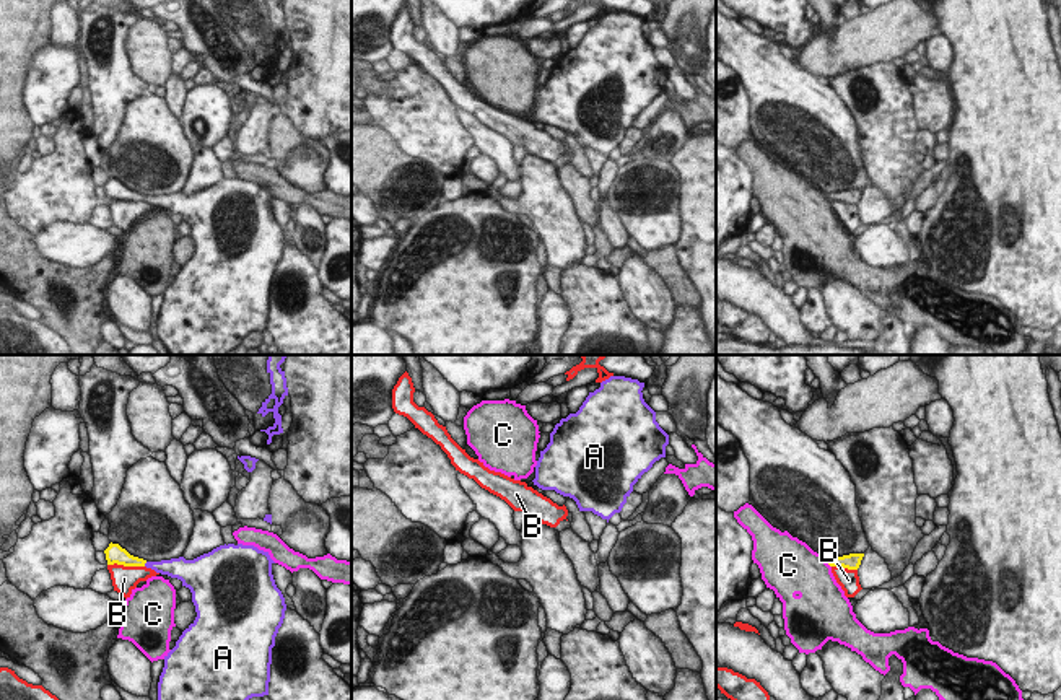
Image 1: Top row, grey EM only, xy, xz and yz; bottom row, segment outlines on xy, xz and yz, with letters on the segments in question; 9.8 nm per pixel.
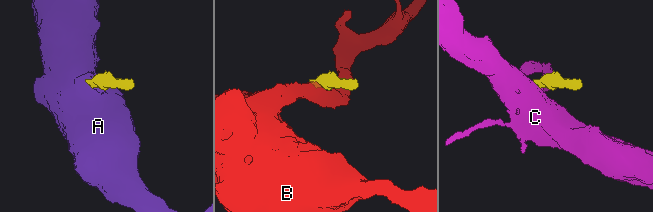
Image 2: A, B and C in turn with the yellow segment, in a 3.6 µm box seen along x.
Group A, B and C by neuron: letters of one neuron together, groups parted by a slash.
A / B / C

